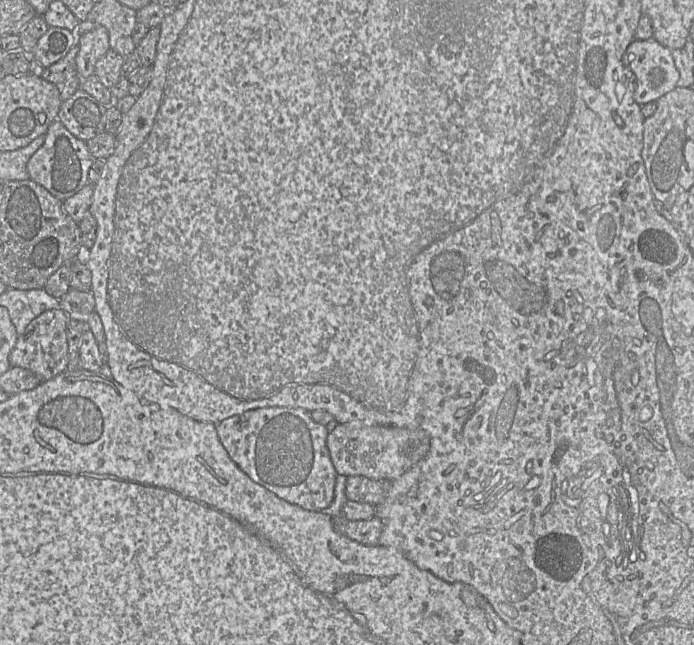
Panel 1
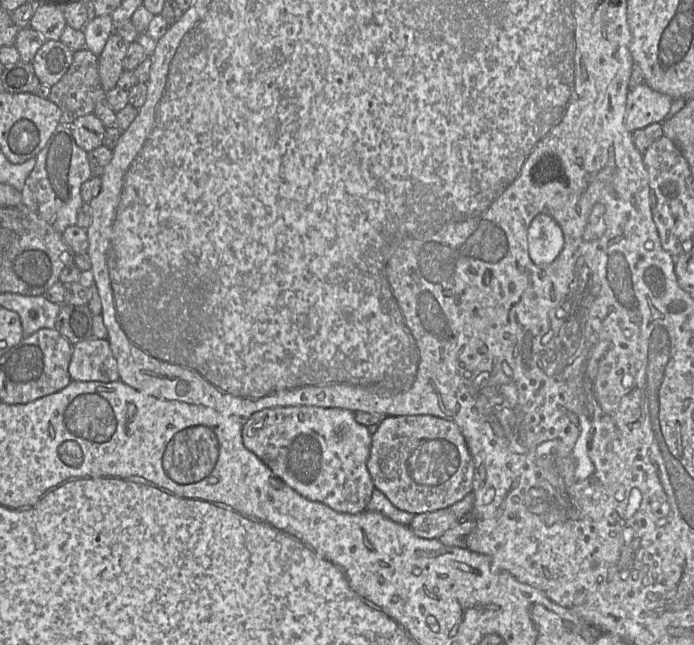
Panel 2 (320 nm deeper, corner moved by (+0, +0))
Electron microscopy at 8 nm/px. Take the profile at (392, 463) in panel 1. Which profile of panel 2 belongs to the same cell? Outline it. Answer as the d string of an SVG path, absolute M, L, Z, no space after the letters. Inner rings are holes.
M433 415L386 416L372 429L367 468L375 488L398 509L418 514L448 508L472 493L474 464L467 443L451 420Z

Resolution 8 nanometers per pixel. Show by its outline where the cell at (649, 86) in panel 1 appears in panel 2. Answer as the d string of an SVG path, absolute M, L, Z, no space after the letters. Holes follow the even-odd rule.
M646 83L629 88L625 126L630 132L652 123L662 123L670 111L673 98L651 89Z

